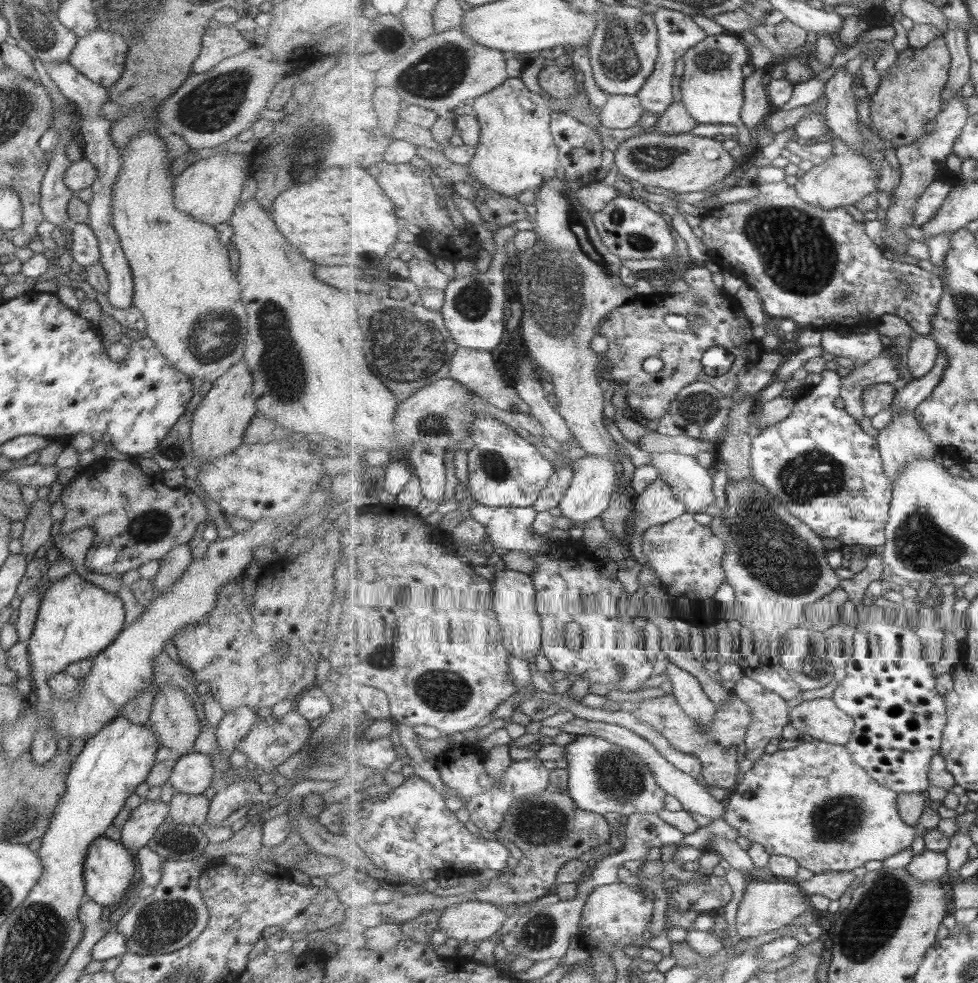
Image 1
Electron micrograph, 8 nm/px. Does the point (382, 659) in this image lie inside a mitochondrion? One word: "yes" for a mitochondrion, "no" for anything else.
yes

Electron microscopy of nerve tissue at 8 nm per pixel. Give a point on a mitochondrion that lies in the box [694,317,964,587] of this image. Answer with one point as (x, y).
(918, 542)

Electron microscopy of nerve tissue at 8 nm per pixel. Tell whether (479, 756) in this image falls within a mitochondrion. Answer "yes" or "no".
no

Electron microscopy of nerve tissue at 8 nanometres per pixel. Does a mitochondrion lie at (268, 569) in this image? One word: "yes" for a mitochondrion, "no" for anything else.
no

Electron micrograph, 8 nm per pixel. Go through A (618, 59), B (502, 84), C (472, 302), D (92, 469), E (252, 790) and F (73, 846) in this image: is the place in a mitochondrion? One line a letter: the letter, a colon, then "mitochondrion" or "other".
A: mitochondrion
B: other
C: mitochondrion
D: other
E: other
F: other

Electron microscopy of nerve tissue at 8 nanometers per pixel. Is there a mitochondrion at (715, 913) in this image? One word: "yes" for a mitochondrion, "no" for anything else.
no

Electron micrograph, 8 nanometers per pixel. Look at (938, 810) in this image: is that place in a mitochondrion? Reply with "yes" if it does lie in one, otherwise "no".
no

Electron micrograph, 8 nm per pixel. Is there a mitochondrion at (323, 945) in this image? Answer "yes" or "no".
no

